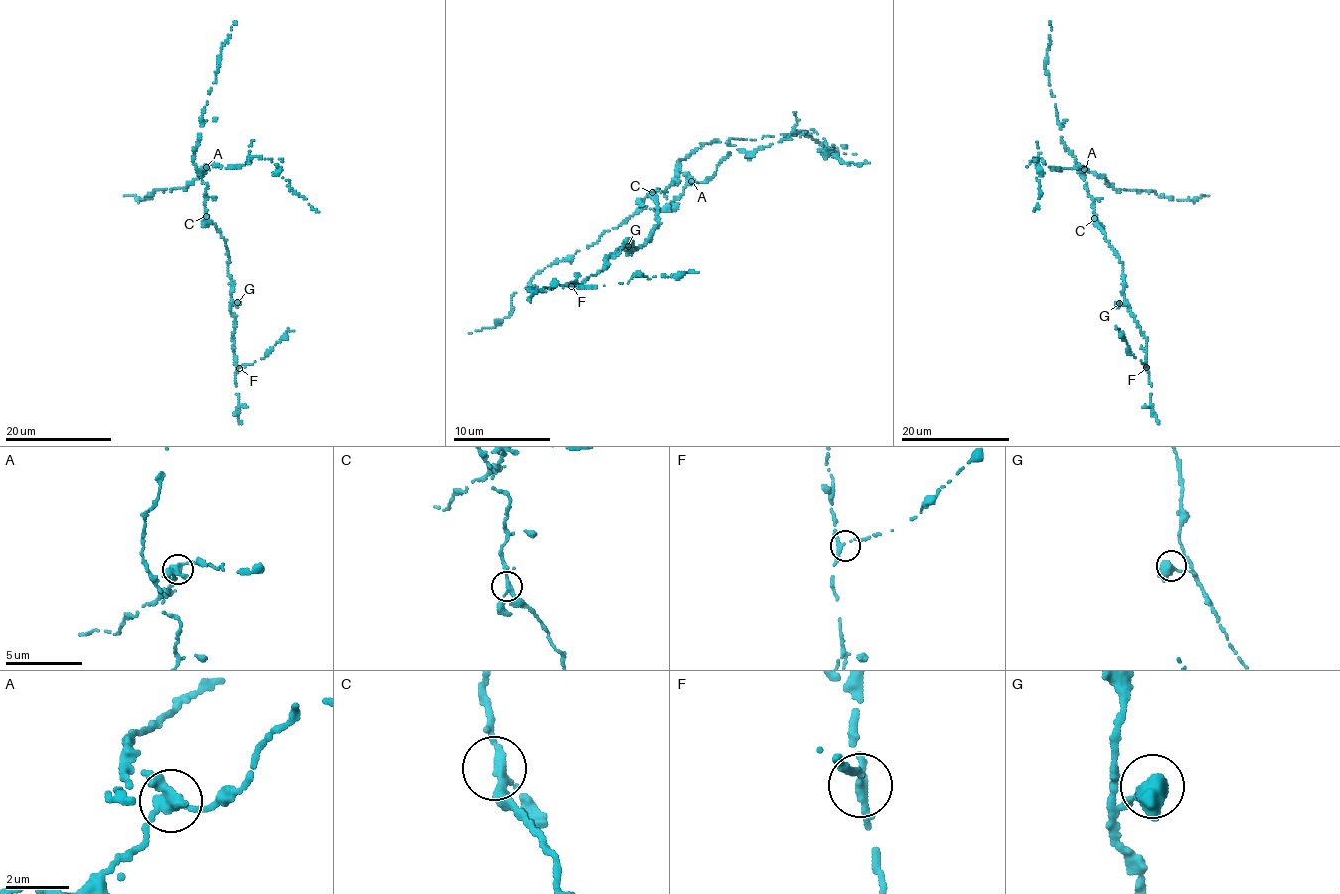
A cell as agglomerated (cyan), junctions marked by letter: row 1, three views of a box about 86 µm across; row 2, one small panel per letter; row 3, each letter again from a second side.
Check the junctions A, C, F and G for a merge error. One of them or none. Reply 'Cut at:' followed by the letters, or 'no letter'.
Cut at: A

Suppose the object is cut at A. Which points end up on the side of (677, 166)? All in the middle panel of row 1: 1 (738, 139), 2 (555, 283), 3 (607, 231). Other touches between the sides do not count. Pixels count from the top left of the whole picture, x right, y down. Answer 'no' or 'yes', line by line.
1: yes
2: yes
3: no

